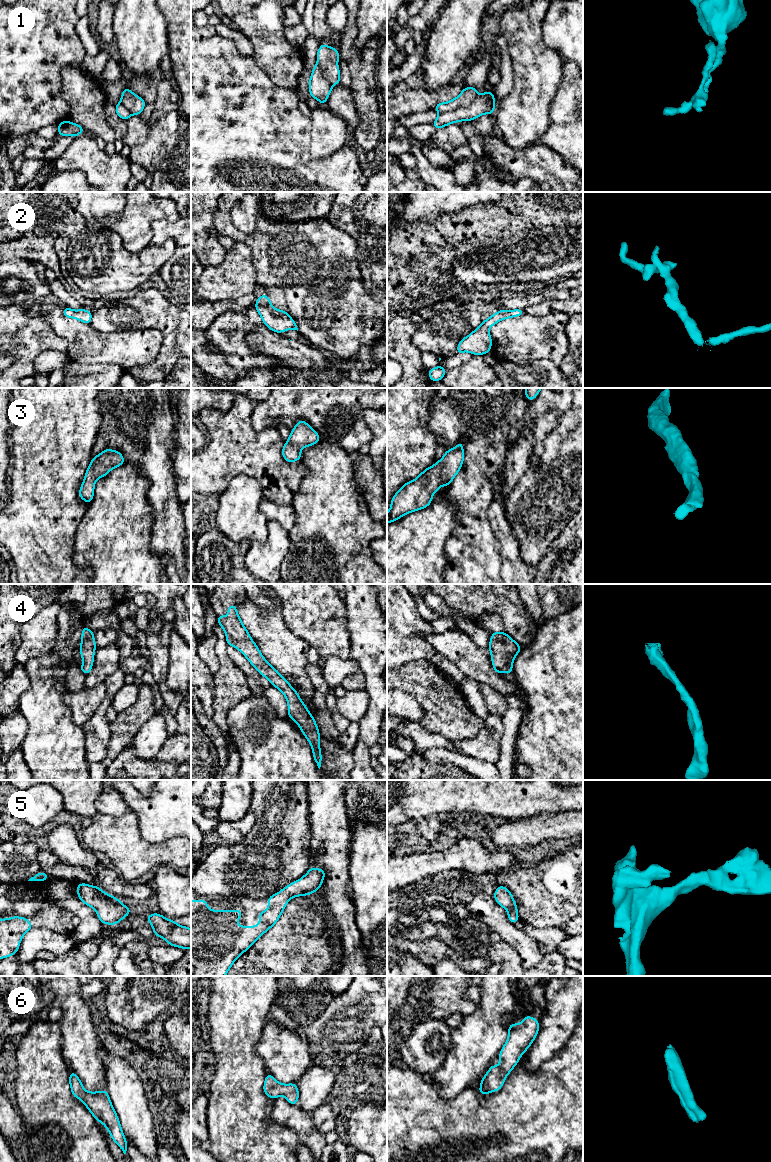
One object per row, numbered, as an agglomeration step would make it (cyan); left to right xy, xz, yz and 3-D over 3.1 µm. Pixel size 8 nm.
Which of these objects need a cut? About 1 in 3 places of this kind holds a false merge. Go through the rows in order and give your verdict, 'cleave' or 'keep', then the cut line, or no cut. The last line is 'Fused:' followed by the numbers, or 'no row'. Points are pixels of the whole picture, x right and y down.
1: cleave; cut in yz along (477, 95), (468, 105), (456, 107), (439, 114)
2: keep; no cut
3: keep; no cut
4: keep; no cut
5: keep; no cut
6: keep; no cut
Fused: 1

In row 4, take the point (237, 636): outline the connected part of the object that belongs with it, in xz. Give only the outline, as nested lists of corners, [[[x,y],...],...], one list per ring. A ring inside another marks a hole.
[[[229,605],[226,611],[231,614],[228,616],[217,615],[217,620],[226,634],[227,644],[237,648],[258,670],[260,675],[266,677],[272,686],[278,688],[284,694],[288,703],[288,718],[294,720],[300,727],[301,732],[311,745],[313,758],[320,769],[322,761],[320,733],[313,715],[308,711],[297,691],[262,656],[248,630],[244,627],[236,605]]]

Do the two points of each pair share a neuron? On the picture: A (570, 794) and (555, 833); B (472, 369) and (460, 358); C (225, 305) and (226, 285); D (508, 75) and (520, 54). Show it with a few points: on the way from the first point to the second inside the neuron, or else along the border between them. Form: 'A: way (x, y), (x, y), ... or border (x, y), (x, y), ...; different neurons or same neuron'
A: border (572, 809), (541, 813); different neurons
B: border (474, 355), (462, 364), (446, 371); different neurons
C: border (248, 294), (218, 301), (202, 300); different neurons
D: border (506, 45), (513, 71), (513, 88), (511, 91); different neurons

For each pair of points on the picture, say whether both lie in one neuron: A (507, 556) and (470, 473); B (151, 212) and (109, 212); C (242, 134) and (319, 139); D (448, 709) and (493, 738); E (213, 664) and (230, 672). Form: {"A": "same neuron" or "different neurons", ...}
{"A": "different neurons", "B": "same neuron", "C": "different neurons", "D": "different neurons", "E": "different neurons"}

